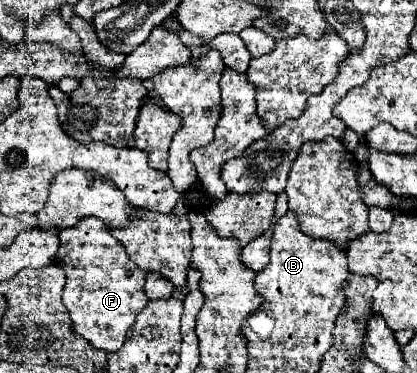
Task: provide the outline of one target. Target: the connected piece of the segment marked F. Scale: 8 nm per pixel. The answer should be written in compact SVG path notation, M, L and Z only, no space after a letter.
M81 218L75 226L61 230L59 240L61 246L55 262L67 276L63 304L71 314L75 332L93 344L93 348L101 348L105 352L121 350L127 330L147 304L143 290L145 272L129 260L119 240L113 238L111 230L97 218Z

